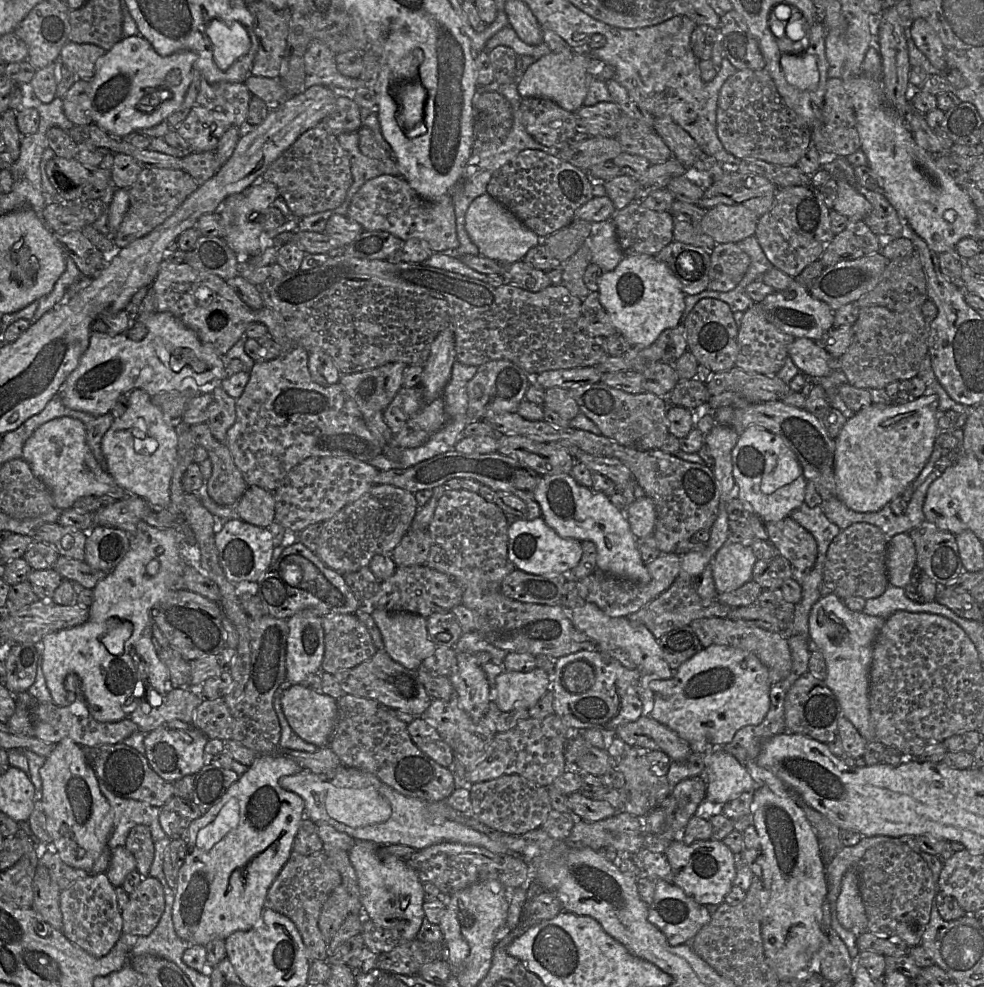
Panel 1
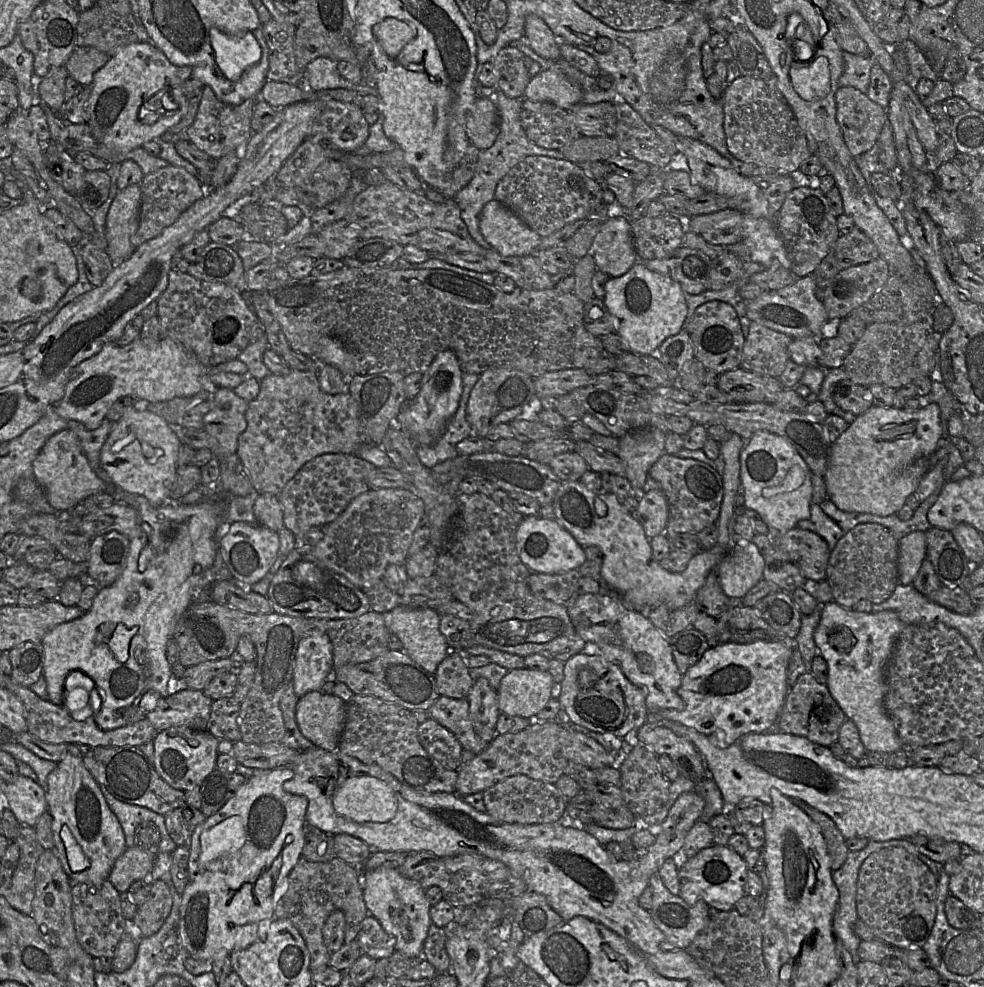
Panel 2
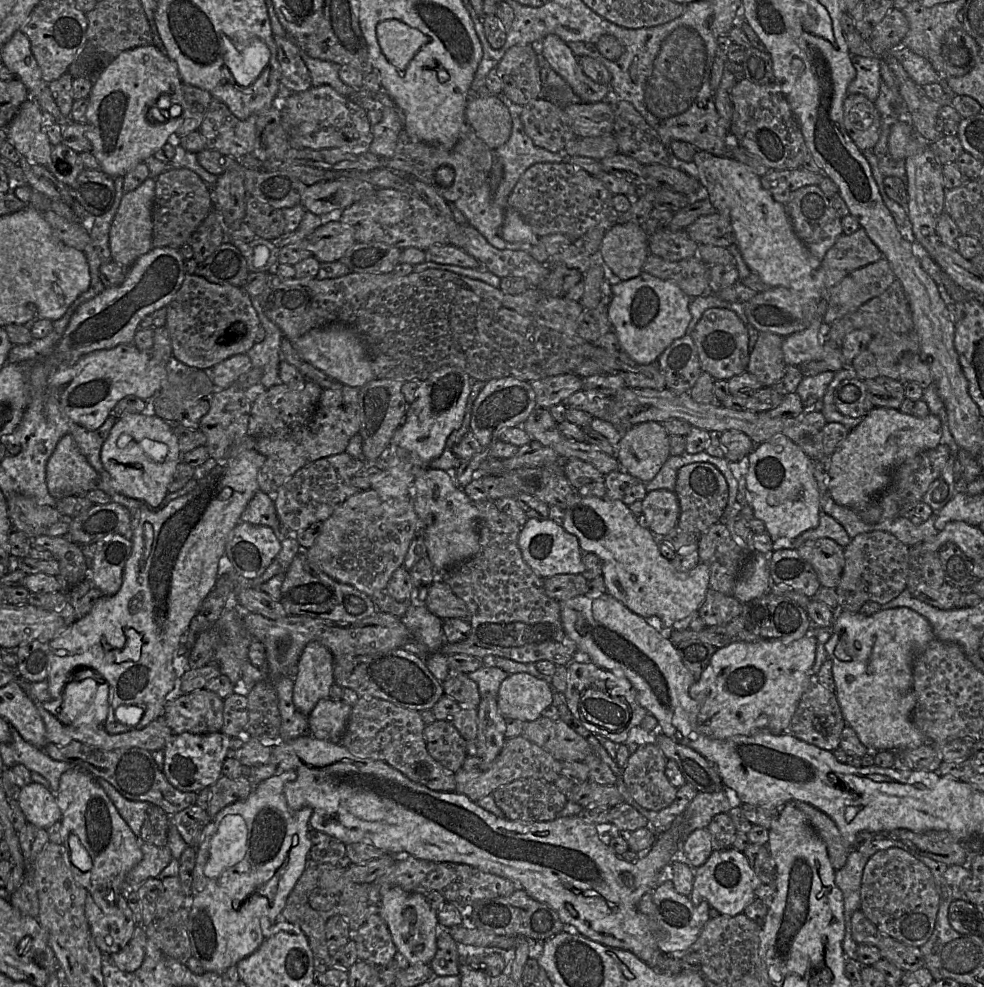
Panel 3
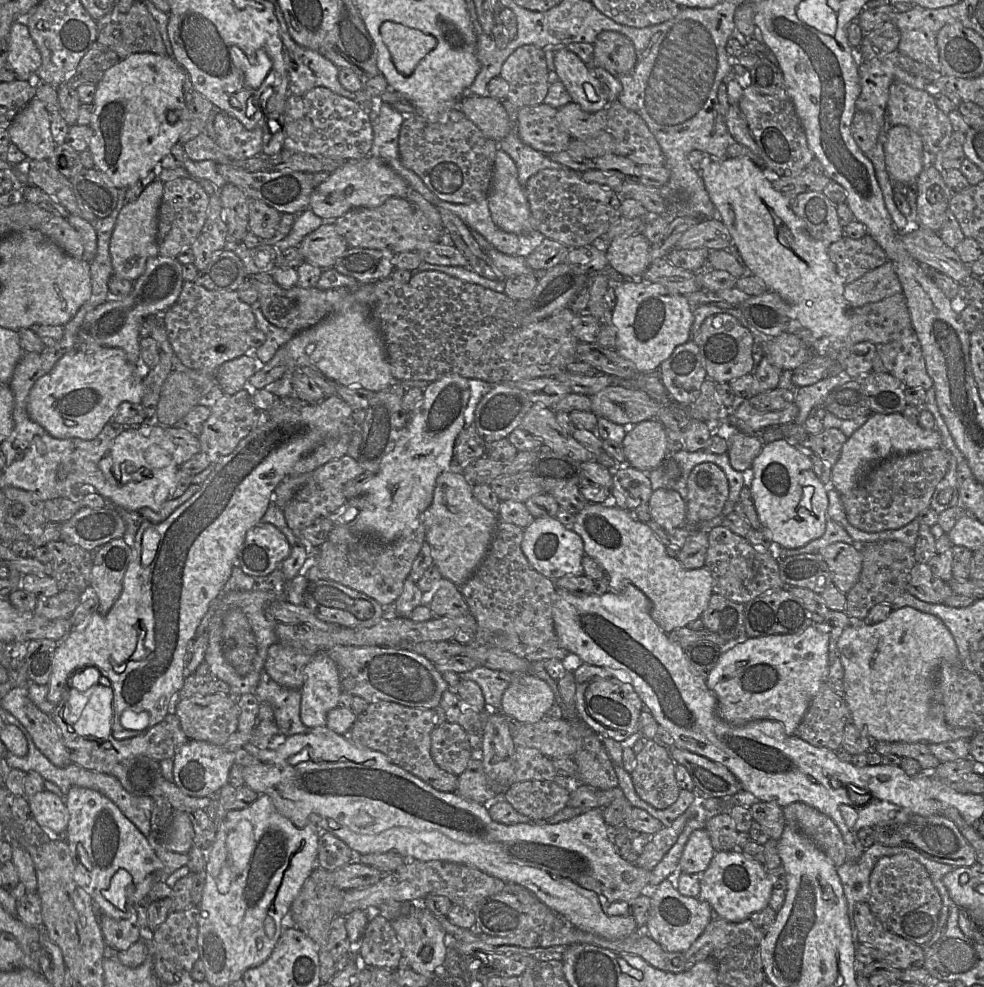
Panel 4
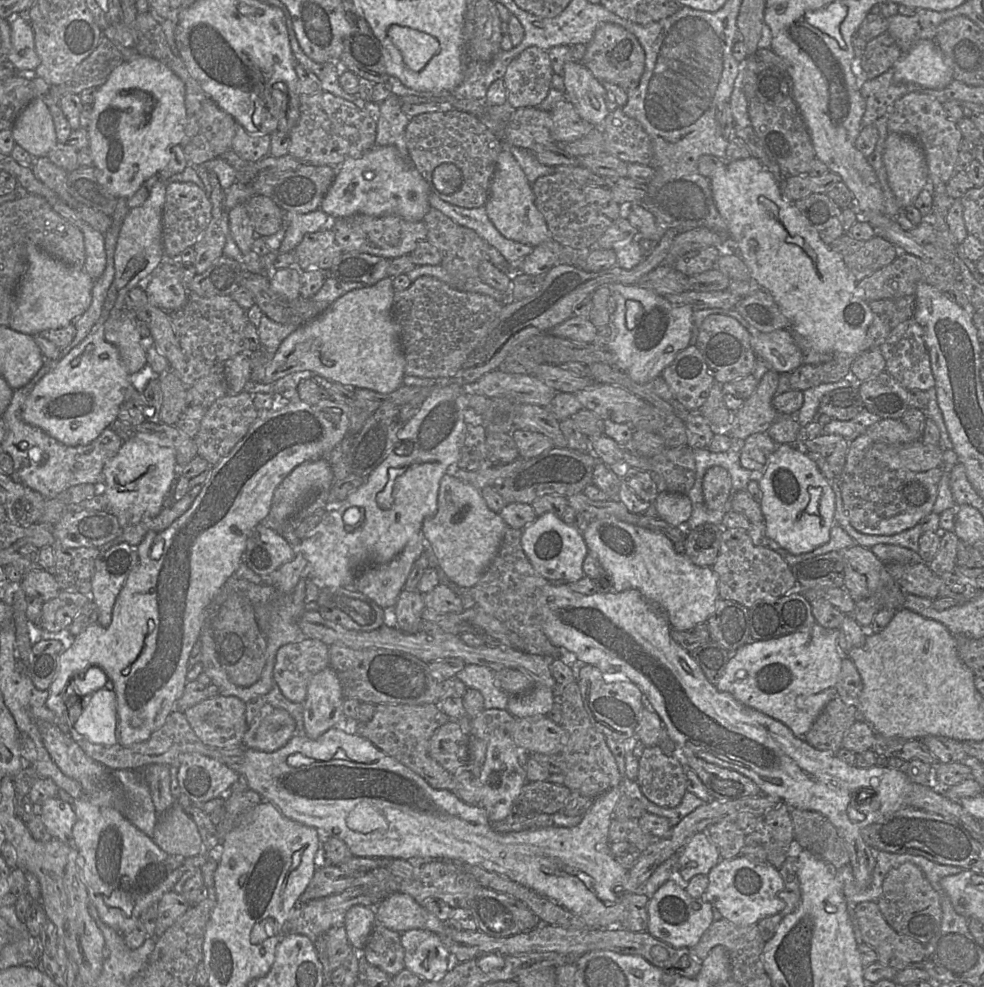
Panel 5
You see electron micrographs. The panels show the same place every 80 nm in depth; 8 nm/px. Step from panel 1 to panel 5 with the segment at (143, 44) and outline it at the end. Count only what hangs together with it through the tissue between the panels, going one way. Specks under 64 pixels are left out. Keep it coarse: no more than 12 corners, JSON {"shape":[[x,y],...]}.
{"shape":[[150,57],[98,88],[99,182],[130,198],[186,133],[185,86]]}

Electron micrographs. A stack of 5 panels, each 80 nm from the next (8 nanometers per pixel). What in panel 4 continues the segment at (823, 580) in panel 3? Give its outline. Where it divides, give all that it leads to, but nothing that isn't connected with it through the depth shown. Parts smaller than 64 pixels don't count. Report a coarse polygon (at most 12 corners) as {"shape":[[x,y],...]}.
{"shape":[[836,542],[819,551],[833,586],[846,594],[858,581],[858,543]]}

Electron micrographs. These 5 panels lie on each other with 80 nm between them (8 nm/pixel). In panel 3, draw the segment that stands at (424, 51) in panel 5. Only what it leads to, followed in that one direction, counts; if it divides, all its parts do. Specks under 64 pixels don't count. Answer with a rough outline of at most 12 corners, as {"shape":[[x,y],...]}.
{"shape":[[397,19],[376,35],[386,58],[404,71],[429,41]]}

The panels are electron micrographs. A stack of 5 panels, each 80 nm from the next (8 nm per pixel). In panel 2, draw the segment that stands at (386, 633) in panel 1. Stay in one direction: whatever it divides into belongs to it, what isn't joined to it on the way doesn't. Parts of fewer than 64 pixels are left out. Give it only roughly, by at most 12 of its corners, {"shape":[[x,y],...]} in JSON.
{"shape":[[398,606],[383,615],[402,650],[434,675],[449,654],[440,615]]}

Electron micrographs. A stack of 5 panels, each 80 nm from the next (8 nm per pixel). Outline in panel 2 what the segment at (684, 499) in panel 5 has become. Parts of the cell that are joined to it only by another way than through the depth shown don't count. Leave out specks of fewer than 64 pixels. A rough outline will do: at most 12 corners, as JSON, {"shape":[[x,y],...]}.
{"shape":[[661,489],[641,497],[635,515],[648,538],[662,535],[669,507]]}

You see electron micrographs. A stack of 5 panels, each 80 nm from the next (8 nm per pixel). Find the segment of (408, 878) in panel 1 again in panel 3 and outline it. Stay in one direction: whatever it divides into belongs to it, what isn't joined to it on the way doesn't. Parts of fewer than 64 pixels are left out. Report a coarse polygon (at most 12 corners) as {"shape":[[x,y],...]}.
{"shape":[[382,887],[375,911],[410,964],[429,964],[440,928],[425,895]]}

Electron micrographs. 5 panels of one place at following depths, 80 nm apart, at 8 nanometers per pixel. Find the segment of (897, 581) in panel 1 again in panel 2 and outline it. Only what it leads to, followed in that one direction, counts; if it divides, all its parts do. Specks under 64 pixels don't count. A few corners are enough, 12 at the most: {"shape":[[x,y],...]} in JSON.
{"shape":[[925,532],[898,541],[899,584],[911,584],[926,559]]}

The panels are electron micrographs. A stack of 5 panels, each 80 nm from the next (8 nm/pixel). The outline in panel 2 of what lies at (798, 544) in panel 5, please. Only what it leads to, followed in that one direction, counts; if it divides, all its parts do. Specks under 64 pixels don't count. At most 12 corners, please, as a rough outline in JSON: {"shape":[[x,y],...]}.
{"shape":[[783,437],[740,453],[745,505],[784,533],[810,518],[813,473]]}

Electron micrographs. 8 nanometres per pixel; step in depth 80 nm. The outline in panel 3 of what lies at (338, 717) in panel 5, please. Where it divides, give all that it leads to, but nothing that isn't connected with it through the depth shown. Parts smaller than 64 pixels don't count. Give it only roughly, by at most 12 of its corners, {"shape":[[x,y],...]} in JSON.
{"shape":[[310,642],[297,663],[294,704],[308,717],[335,684],[332,653]]}

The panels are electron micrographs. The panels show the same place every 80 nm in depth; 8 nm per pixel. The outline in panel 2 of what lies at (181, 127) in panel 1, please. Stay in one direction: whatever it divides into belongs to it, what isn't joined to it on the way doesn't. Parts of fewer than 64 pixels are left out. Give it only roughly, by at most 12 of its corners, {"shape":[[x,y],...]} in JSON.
{"shape":[[204,85],[185,138],[213,160],[245,155],[257,99],[237,106]]}

